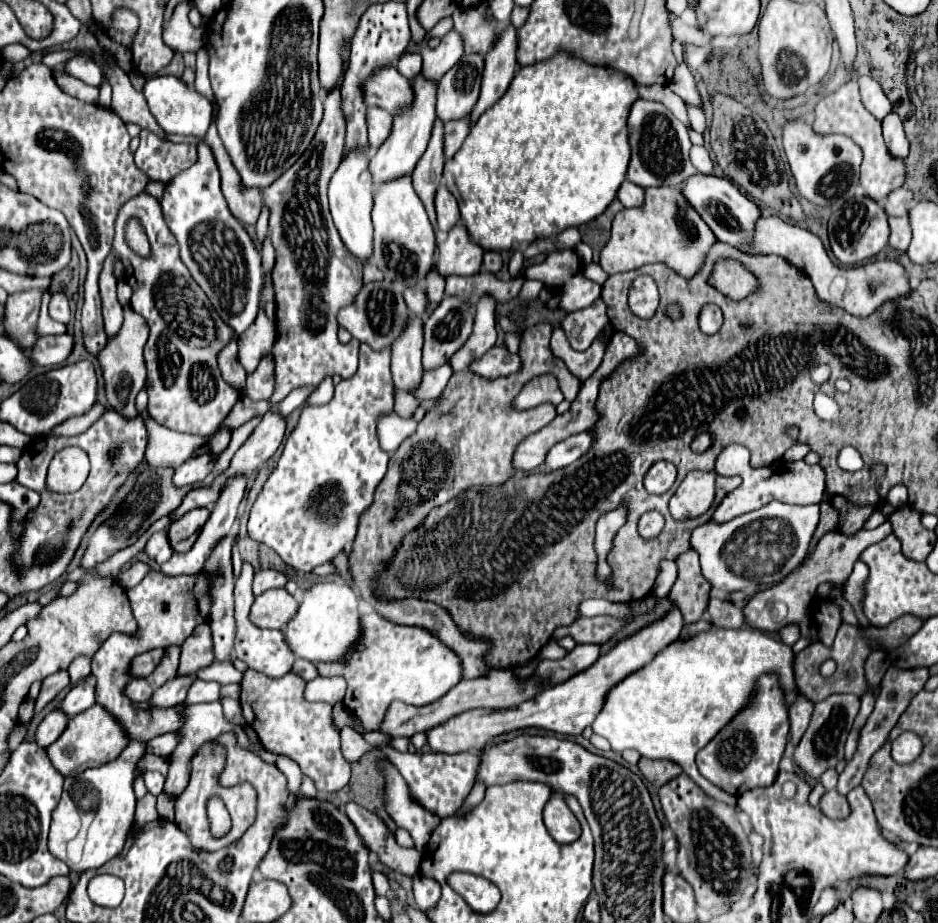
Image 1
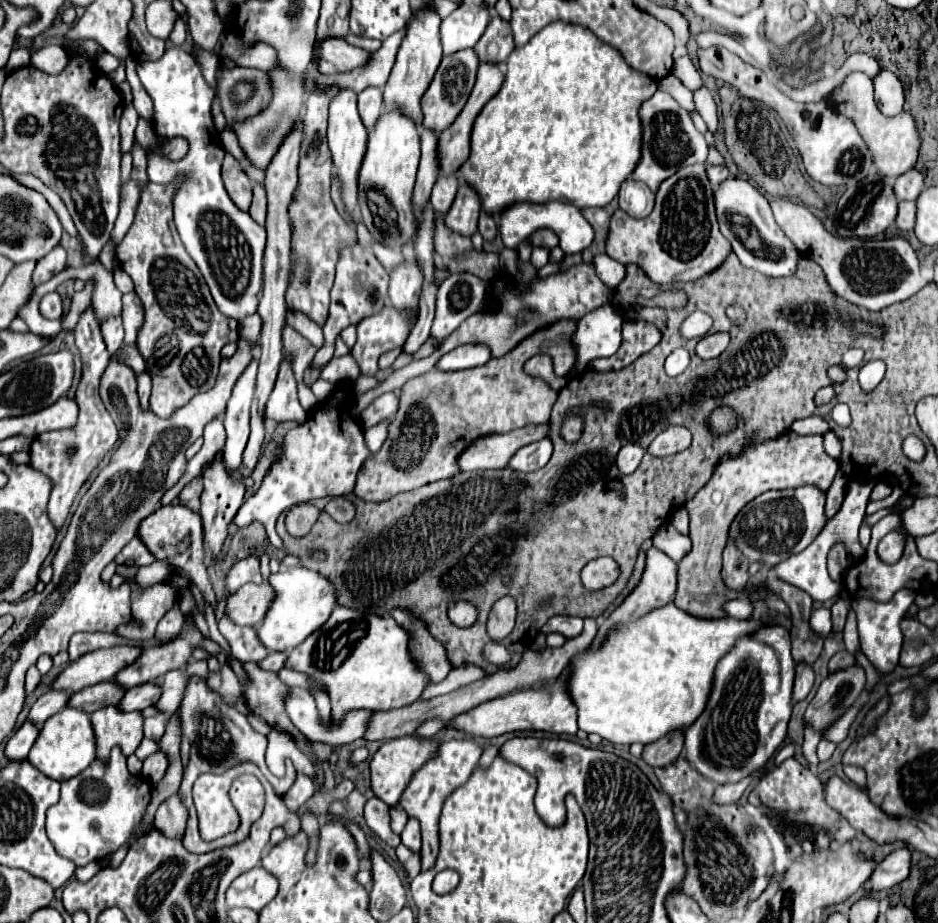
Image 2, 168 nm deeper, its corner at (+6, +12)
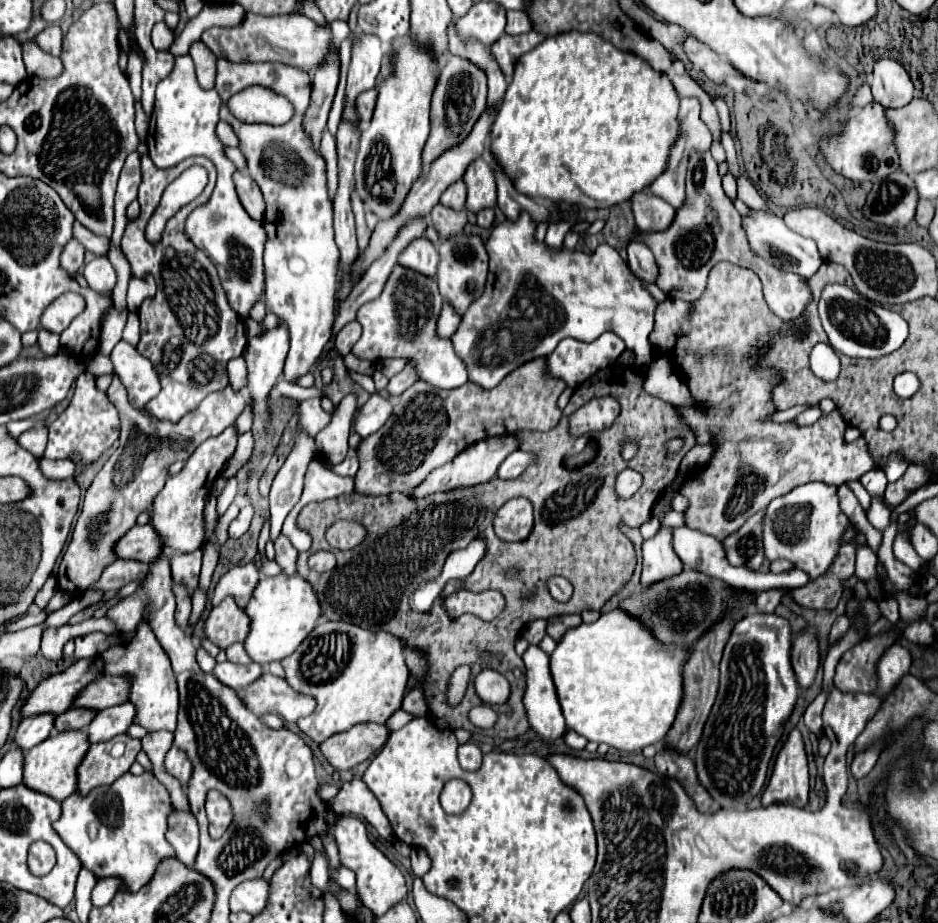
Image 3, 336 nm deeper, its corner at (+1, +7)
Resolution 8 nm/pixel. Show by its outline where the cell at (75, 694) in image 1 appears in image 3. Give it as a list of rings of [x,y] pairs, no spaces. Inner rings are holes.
[[[36,715],[36,717],[26,717],[22,719],[18,731],[16,731],[16,737],[14,737],[14,743],[28,751],[30,747],[42,743],[46,737],[50,737],[54,729],[54,715]]]

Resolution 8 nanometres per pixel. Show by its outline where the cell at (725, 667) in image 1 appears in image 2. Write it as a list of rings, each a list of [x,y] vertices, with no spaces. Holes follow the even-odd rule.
[[[669,602],[633,622],[611,628],[597,648],[589,644],[585,650],[579,650],[569,662],[567,692],[577,706],[579,730],[585,730],[587,734],[595,732],[611,744],[649,744],[665,736],[669,730],[691,726],[695,718],[705,710],[713,684],[713,670],[719,658],[723,658],[733,648],[733,642],[739,636],[749,634],[749,630],[755,630],[759,626],[761,622],[757,620],[701,620],[685,614]]]

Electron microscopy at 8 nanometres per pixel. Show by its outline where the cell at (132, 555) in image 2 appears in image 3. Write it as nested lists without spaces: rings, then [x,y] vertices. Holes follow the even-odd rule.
[[[118,559],[110,567],[106,567],[106,573],[102,573],[102,579],[94,585],[94,589],[122,589],[126,583],[138,579],[142,573],[148,571],[146,563],[138,563],[132,559]]]

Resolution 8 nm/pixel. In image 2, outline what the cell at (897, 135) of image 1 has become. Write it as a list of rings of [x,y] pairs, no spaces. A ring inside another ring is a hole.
[[[879,70],[879,74],[873,78],[873,86],[875,86],[877,106],[885,116],[897,116],[903,112],[905,104],[903,84],[893,72]]]

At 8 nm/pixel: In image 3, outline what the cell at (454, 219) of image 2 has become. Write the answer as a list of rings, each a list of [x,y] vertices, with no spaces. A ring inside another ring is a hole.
[[[478,157],[478,161],[470,163],[462,179],[468,187],[468,199],[464,207],[466,211],[476,215],[478,211],[496,205],[496,181],[494,181],[494,171],[490,171],[488,161]]]

